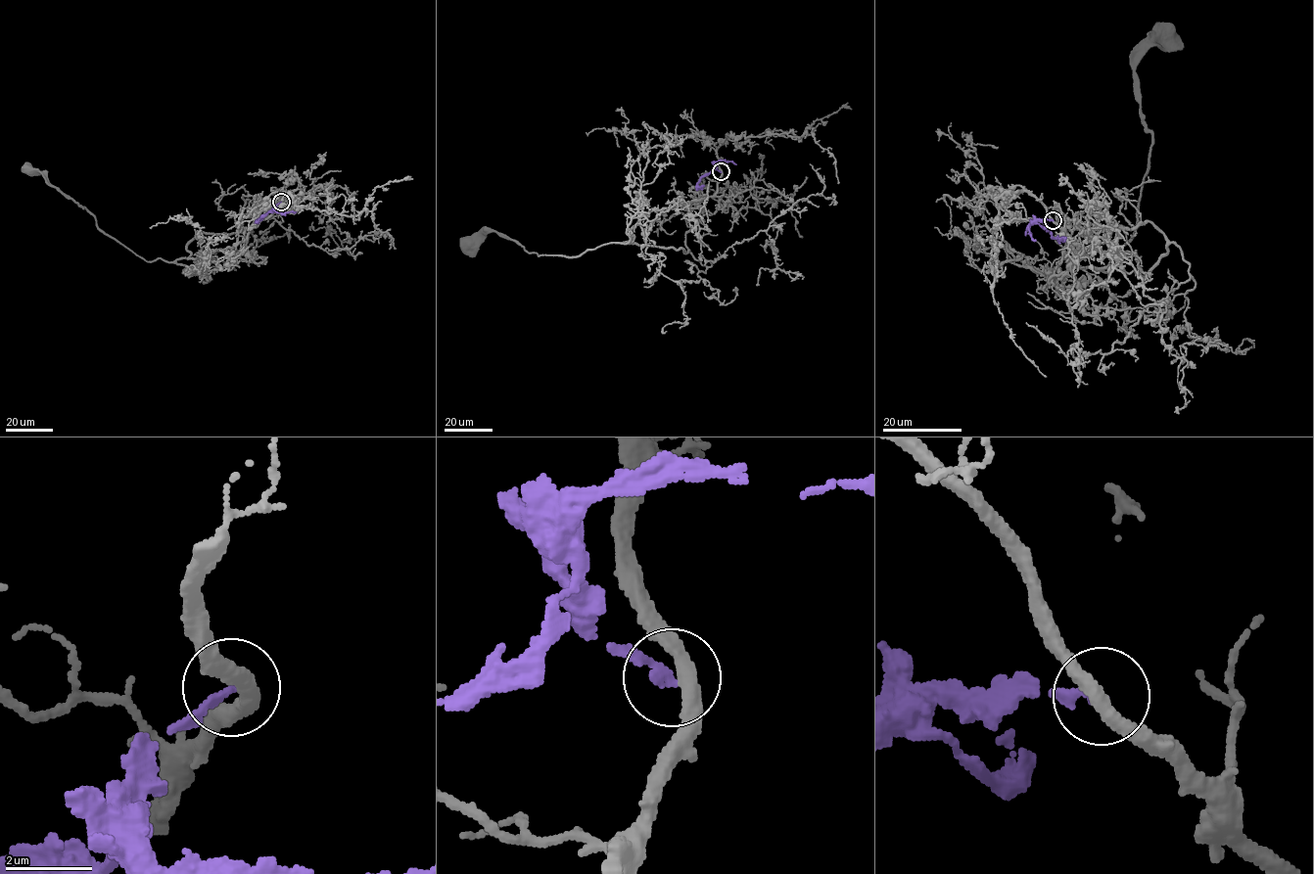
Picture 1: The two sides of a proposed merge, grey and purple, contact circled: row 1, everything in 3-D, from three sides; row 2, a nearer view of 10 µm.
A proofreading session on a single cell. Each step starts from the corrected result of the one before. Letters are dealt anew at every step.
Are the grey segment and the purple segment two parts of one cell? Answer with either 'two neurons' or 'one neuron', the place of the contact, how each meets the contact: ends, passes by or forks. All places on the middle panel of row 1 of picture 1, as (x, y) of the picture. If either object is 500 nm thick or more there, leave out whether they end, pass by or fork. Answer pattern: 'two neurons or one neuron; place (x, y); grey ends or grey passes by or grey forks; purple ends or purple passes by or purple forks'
two neurons; place (721, 171); grey passes by; purple ends

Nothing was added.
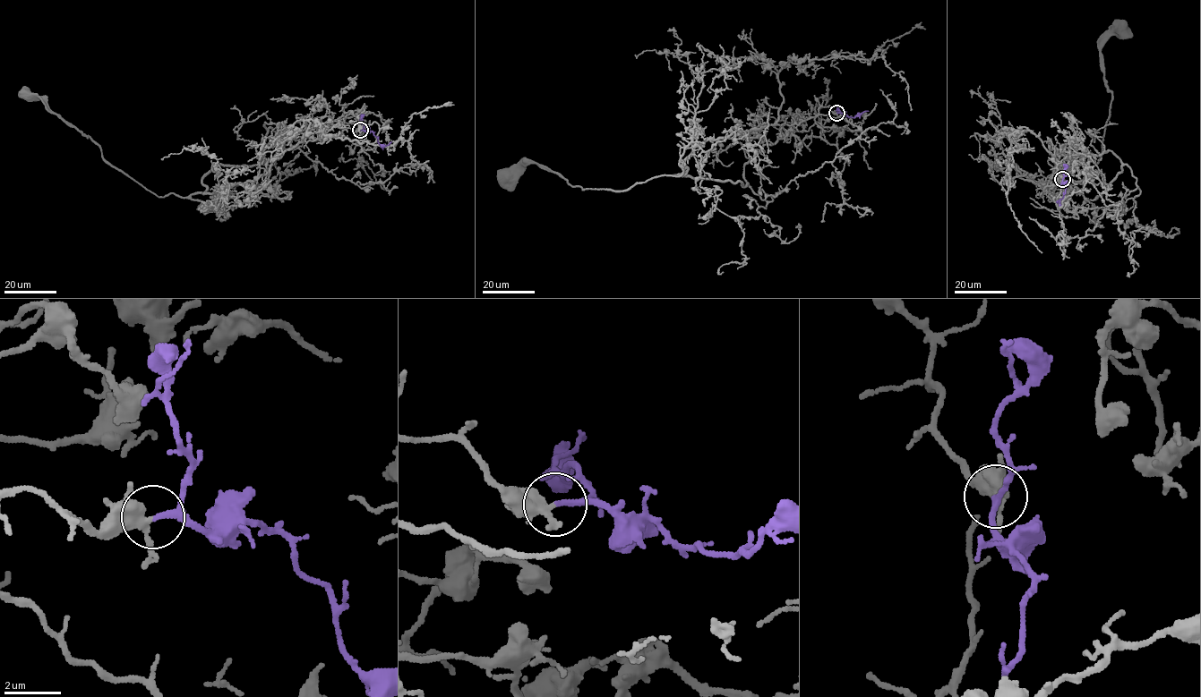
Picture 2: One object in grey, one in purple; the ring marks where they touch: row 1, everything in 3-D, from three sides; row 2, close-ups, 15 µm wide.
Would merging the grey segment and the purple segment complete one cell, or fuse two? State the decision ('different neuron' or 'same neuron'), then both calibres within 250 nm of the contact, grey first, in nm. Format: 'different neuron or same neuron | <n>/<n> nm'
same neuron | 320/150 nm

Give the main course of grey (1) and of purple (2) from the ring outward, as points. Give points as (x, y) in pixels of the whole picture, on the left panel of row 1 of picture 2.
1: (360, 130), (298, 142), (253, 181), (187, 197), (158, 197), (112, 166), (89, 137), (28, 93)
2: (360, 130), (372, 131), (380, 143), (389, 144), (391, 141)

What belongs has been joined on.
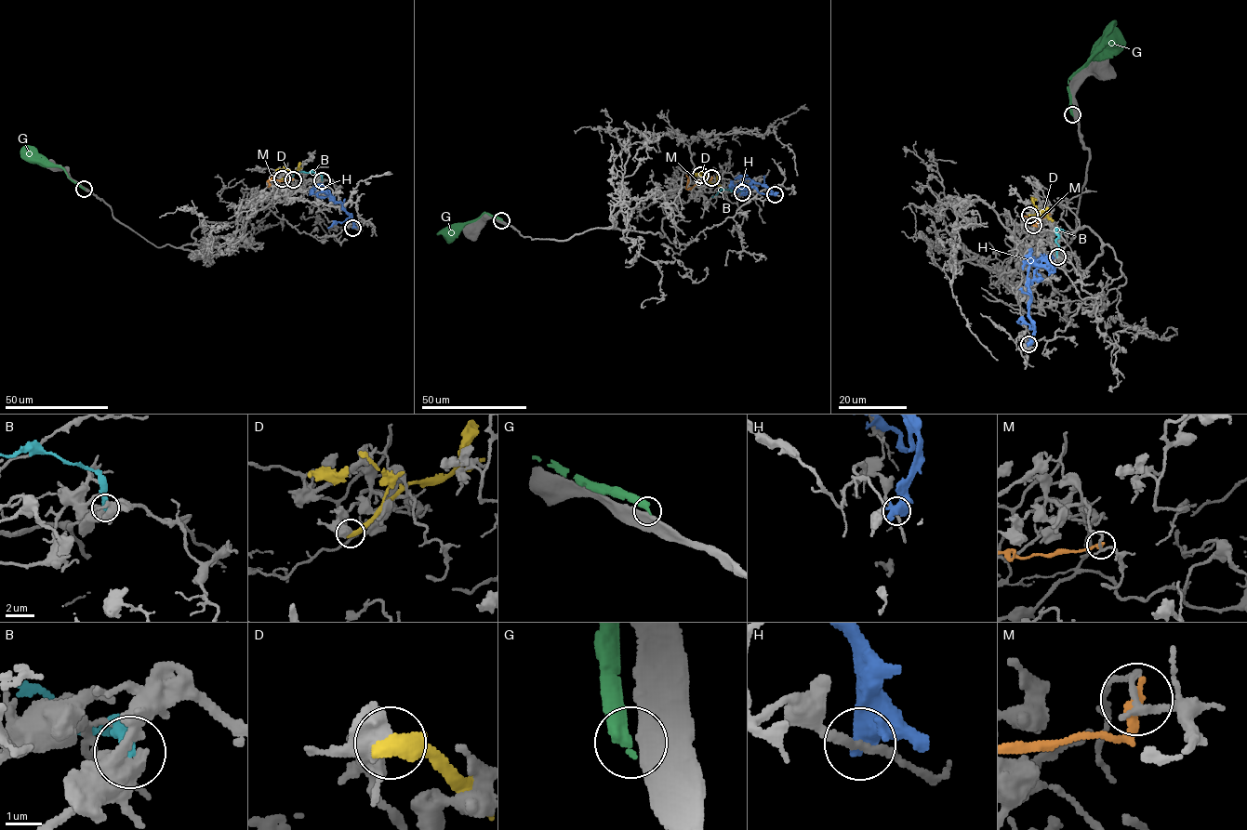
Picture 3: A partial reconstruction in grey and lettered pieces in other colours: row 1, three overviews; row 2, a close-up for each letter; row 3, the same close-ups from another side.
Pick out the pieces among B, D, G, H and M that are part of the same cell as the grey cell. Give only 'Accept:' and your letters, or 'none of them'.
Accept: none of them

